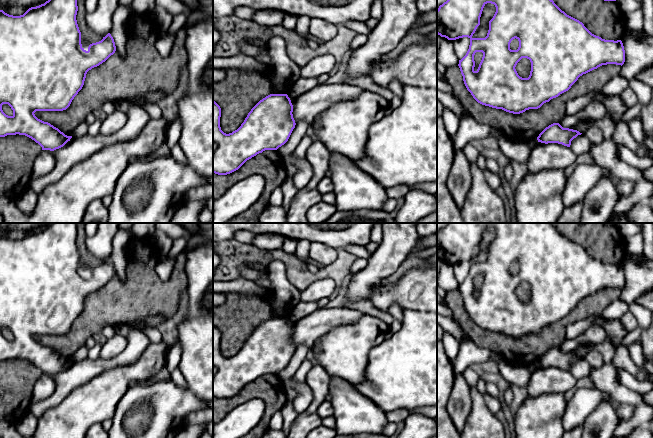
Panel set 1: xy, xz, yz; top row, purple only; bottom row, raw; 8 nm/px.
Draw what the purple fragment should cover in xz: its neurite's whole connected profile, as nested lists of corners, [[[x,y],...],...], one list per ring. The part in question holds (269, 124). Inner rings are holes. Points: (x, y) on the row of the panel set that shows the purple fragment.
[[[270,94],[251,109],[237,130],[226,134],[220,127],[221,108],[213,101],[213,173],[230,174],[257,154],[284,145],[296,125],[292,112],[293,105],[287,94]]]

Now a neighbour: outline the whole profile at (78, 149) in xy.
[[[131,106],[127,112],[127,123],[121,130],[111,134],[97,136],[84,135],[72,138],[63,147],[53,151],[55,167],[47,175],[32,178],[30,188],[39,194],[44,188],[57,183],[73,166],[84,161],[101,149],[120,142],[135,139],[148,120],[150,113],[142,107]]]

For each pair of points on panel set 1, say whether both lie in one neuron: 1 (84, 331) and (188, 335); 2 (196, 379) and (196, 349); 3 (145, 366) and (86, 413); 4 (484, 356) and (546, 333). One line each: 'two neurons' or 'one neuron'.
1: two neurons
2: one neuron
3: one neuron
4: two neurons

